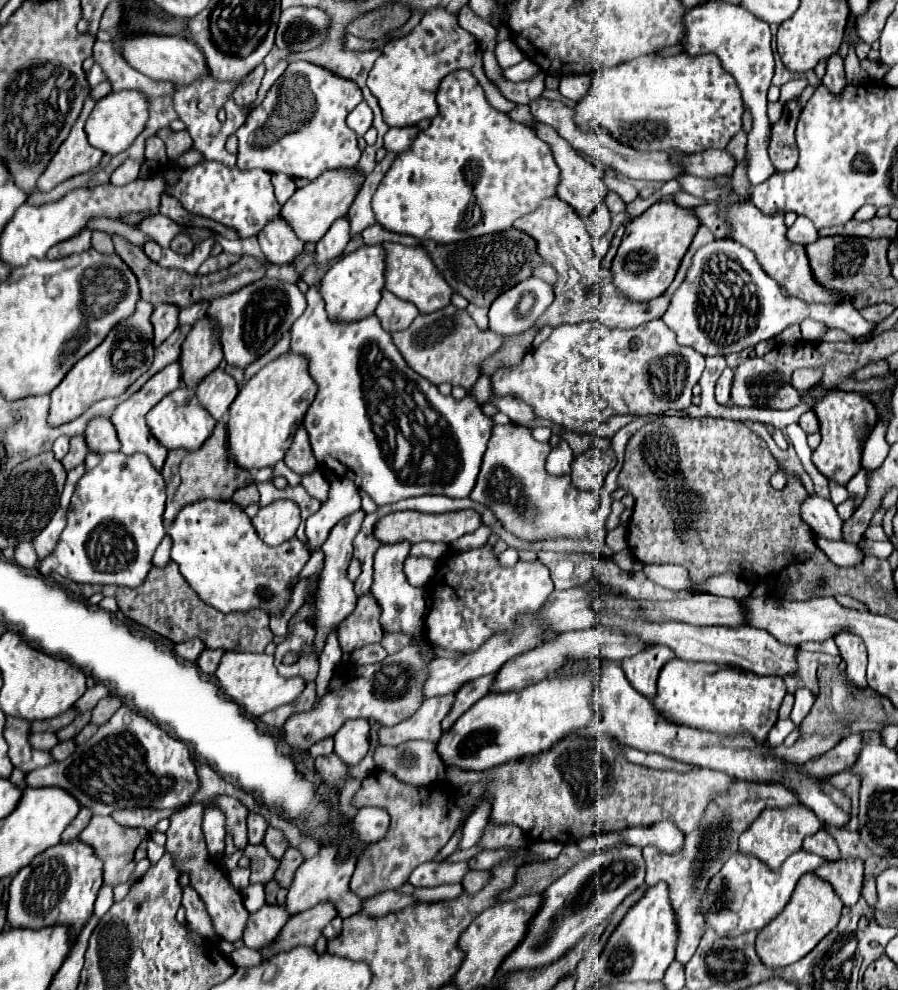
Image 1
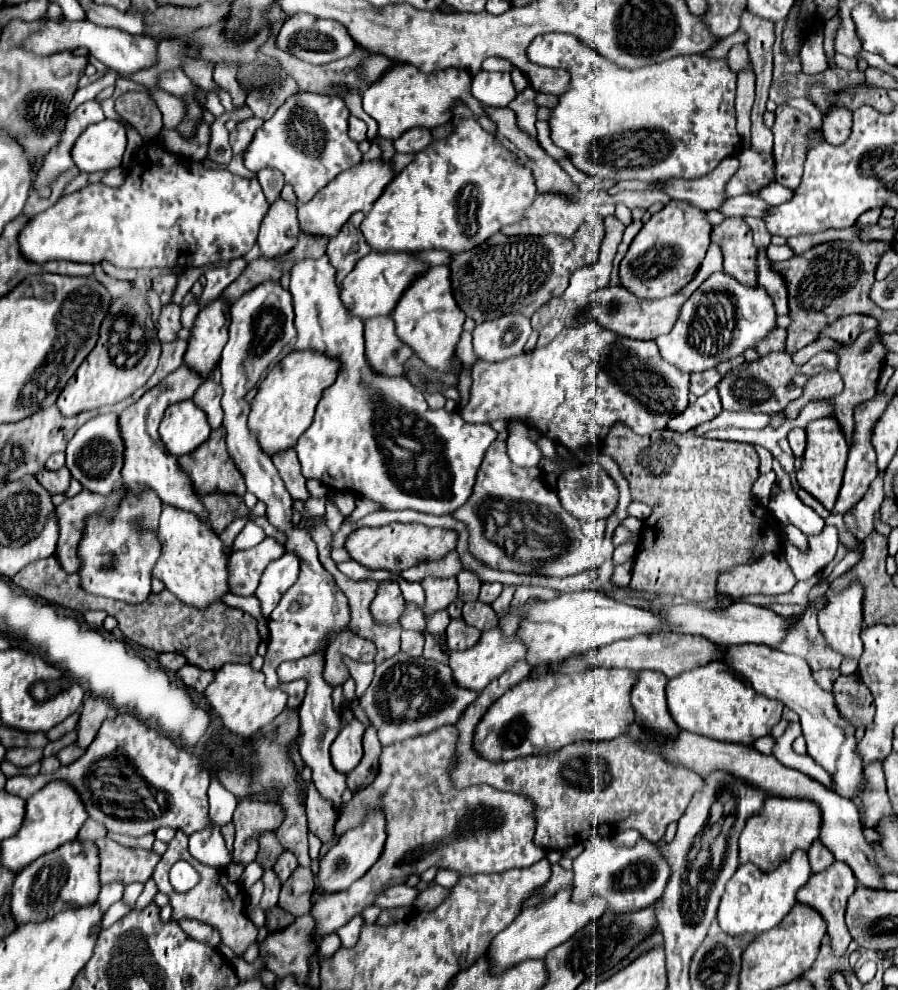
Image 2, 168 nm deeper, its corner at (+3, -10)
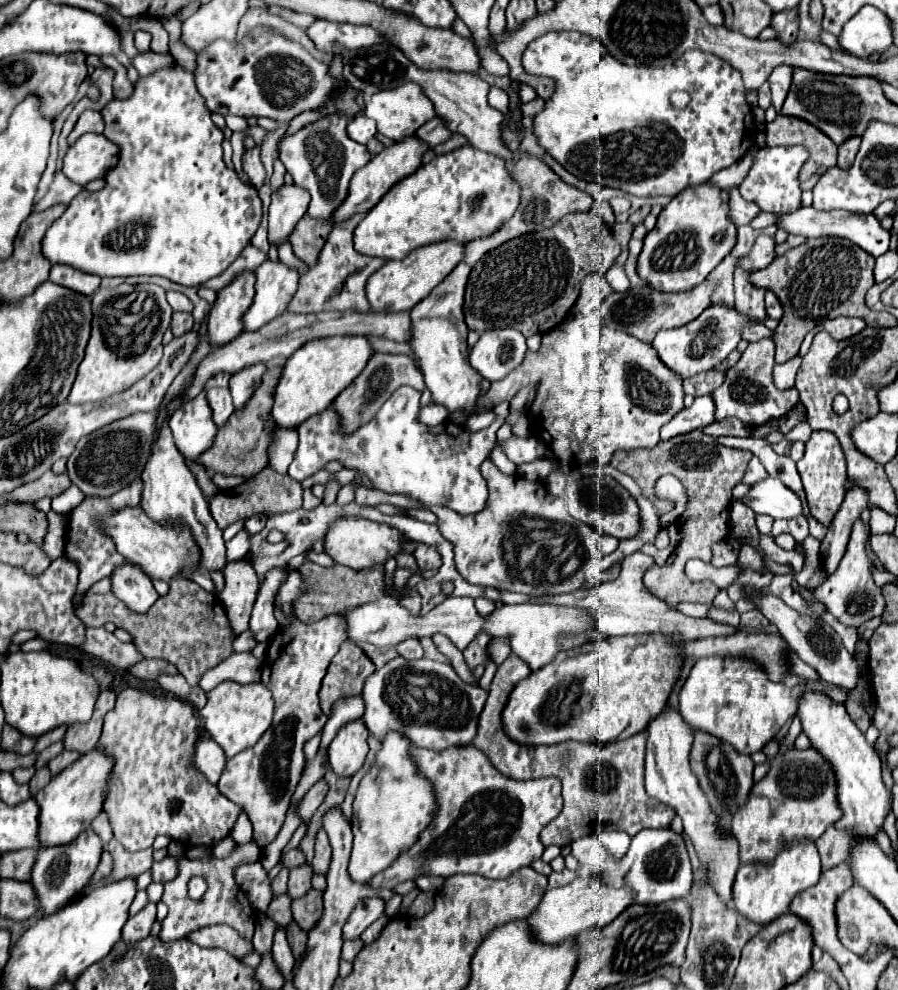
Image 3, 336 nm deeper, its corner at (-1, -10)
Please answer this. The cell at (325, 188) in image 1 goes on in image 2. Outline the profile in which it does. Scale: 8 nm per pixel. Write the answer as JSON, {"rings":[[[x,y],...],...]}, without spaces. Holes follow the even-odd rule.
{"rings":[[[373,160],[373,162],[361,162],[351,170],[341,172],[329,186],[323,186],[321,192],[317,192],[309,202],[297,206],[297,218],[299,218],[299,228],[305,234],[317,234],[325,238],[333,238],[341,230],[341,226],[349,220],[351,214],[355,212],[369,212],[373,202],[381,196],[385,186],[391,182],[393,172],[391,164],[385,160]]]}

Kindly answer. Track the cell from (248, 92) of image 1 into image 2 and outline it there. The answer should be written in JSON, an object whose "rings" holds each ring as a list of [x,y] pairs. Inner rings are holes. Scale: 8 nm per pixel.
{"rings":[[[251,116],[251,118],[247,118],[247,120],[243,120],[243,122],[237,124],[235,132],[231,132],[231,148],[233,148],[235,154],[245,152],[245,148],[249,146],[255,130],[261,128],[261,124],[263,124],[263,120],[255,118],[255,116]]]}

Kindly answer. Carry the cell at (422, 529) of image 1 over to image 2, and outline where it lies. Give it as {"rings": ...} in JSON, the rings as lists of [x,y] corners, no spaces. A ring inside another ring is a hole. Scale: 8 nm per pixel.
{"rings":[[[387,524],[379,528],[361,528],[355,530],[347,542],[345,550],[351,554],[351,558],[367,568],[385,568],[389,572],[401,574],[403,570],[427,562],[427,560],[439,560],[457,546],[457,532],[445,530],[445,528],[429,528],[421,524]]]}

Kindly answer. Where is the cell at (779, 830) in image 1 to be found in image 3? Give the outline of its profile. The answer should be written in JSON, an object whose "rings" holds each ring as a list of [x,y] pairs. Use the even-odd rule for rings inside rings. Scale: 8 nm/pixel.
{"rings":[[[787,750],[773,760],[767,776],[753,786],[749,802],[733,814],[731,830],[739,840],[741,862],[773,862],[775,854],[795,838],[817,840],[841,818],[837,806],[837,780],[833,768],[817,750]]]}

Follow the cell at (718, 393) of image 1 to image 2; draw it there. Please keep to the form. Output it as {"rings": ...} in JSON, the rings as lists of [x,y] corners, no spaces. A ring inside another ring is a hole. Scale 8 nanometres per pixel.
{"rings":[[[717,388],[709,390],[707,394],[703,394],[701,398],[697,398],[695,404],[689,404],[685,412],[677,414],[675,418],[669,420],[669,428],[671,430],[677,430],[677,432],[687,432],[703,422],[709,422],[713,420],[719,412],[721,412],[721,400],[719,400],[719,394],[717,394]]]}

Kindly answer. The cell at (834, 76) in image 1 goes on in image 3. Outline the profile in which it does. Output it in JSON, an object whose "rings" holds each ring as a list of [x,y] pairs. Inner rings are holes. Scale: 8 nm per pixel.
{"rings":[[[849,138],[847,142],[843,142],[839,146],[839,158],[837,158],[837,166],[841,166],[841,170],[849,170],[849,166],[853,164],[853,158],[859,150],[859,142],[861,138]]]}

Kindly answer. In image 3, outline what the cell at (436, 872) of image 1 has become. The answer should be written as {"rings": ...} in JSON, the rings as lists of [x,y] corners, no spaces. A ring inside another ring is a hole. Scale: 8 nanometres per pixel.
{"rings":[[[369,898],[357,904],[357,908],[347,918],[347,924],[343,926],[343,940],[359,938],[359,934],[377,918],[383,916],[383,900],[381,898]]]}

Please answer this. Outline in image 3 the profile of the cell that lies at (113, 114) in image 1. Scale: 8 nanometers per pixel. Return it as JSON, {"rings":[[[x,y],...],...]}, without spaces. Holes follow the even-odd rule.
{"rings":[[[103,134],[81,136],[63,158],[63,174],[85,186],[95,178],[105,178],[105,174],[117,164],[117,146]]]}

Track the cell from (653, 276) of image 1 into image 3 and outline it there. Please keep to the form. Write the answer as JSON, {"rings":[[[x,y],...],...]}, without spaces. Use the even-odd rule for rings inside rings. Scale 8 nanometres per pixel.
{"rings":[[[711,184],[691,186],[675,196],[659,214],[657,226],[645,236],[639,276],[655,290],[683,292],[701,284],[737,244],[737,226],[729,218],[729,192]]]}

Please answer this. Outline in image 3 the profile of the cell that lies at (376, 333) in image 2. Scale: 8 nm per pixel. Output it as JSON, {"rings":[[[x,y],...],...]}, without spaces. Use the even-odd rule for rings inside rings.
{"rings":[[[375,352],[375,356],[369,360],[369,366],[355,378],[353,386],[341,392],[333,402],[333,410],[341,416],[341,430],[345,430],[345,434],[353,434],[353,430],[359,430],[365,426],[365,422],[371,422],[373,414],[377,414],[385,400],[389,400],[389,396],[401,386],[411,386],[419,392],[425,390],[423,376],[415,370],[413,360],[407,356],[389,356]]]}

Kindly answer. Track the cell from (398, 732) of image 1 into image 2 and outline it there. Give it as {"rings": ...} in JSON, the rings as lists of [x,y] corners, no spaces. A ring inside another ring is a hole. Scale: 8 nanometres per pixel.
{"rings":[[[439,726],[429,734],[419,734],[417,738],[407,738],[403,742],[385,746],[379,756],[379,772],[373,784],[369,784],[363,790],[357,790],[351,802],[341,806],[335,822],[337,836],[361,824],[371,812],[381,810],[387,820],[387,842],[379,860],[375,862],[375,866],[371,866],[371,870],[367,870],[363,878],[359,878],[347,890],[323,896],[313,904],[311,916],[315,920],[315,928],[313,928],[315,940],[345,926],[353,916],[361,914],[367,906],[371,906],[377,900],[377,896],[383,894],[389,886],[403,884],[409,876],[423,874],[431,866],[449,868],[467,876],[467,874],[479,874],[479,872],[489,874],[489,872],[505,872],[509,868],[525,868],[545,856],[545,850],[541,852],[541,848],[533,844],[535,824],[533,824],[533,808],[529,800],[511,792],[499,792],[489,786],[471,786],[465,790],[453,788],[449,780],[449,766],[451,766],[455,742],[457,742],[457,728]]]}

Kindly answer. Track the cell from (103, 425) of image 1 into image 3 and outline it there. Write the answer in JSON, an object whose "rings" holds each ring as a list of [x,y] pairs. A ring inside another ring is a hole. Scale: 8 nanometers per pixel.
{"rings":[[[133,414],[81,438],[67,460],[71,482],[91,498],[109,498],[129,486],[129,482],[135,482],[149,460],[149,450],[155,440],[155,420],[157,414]]]}

